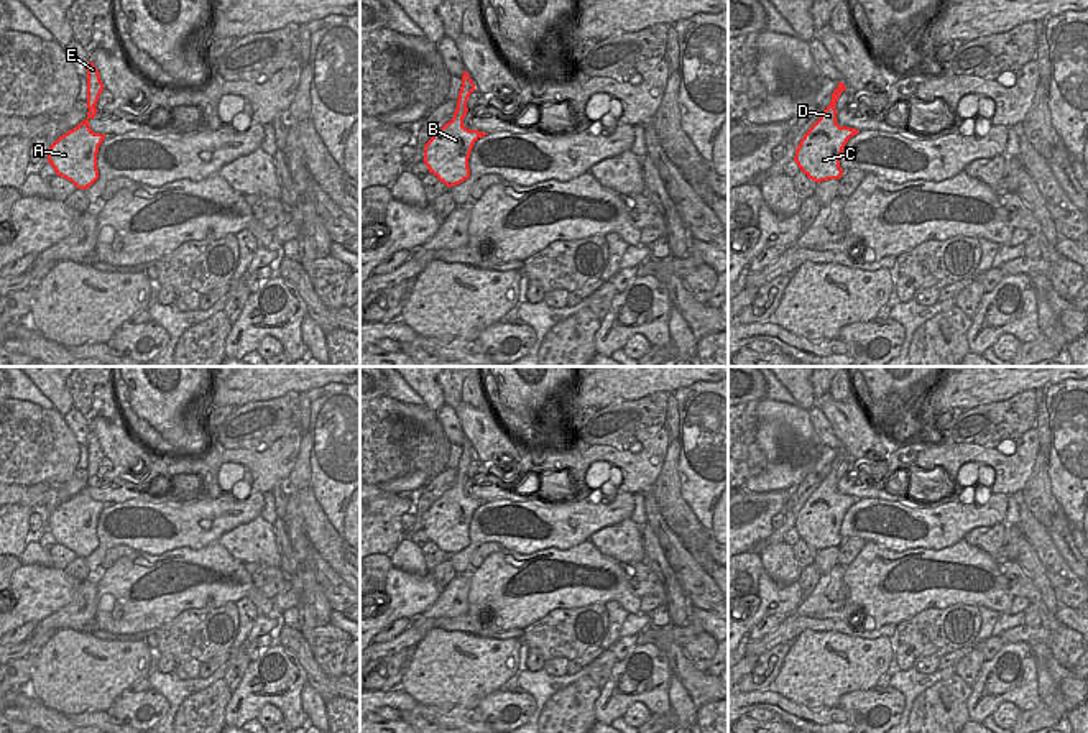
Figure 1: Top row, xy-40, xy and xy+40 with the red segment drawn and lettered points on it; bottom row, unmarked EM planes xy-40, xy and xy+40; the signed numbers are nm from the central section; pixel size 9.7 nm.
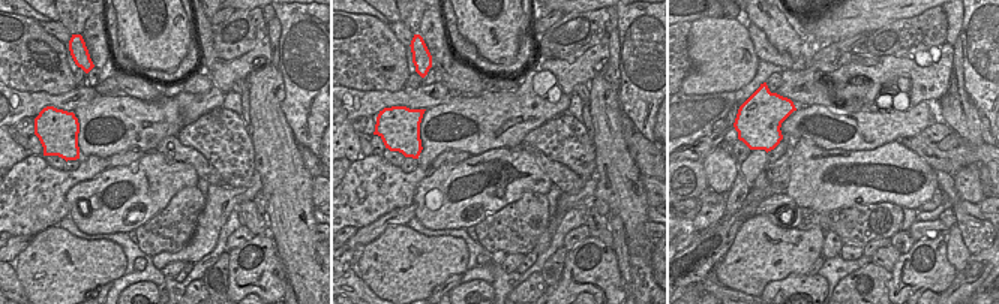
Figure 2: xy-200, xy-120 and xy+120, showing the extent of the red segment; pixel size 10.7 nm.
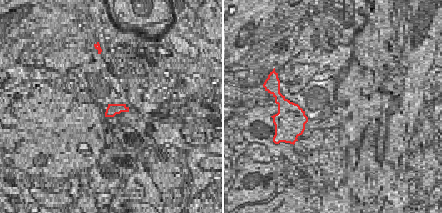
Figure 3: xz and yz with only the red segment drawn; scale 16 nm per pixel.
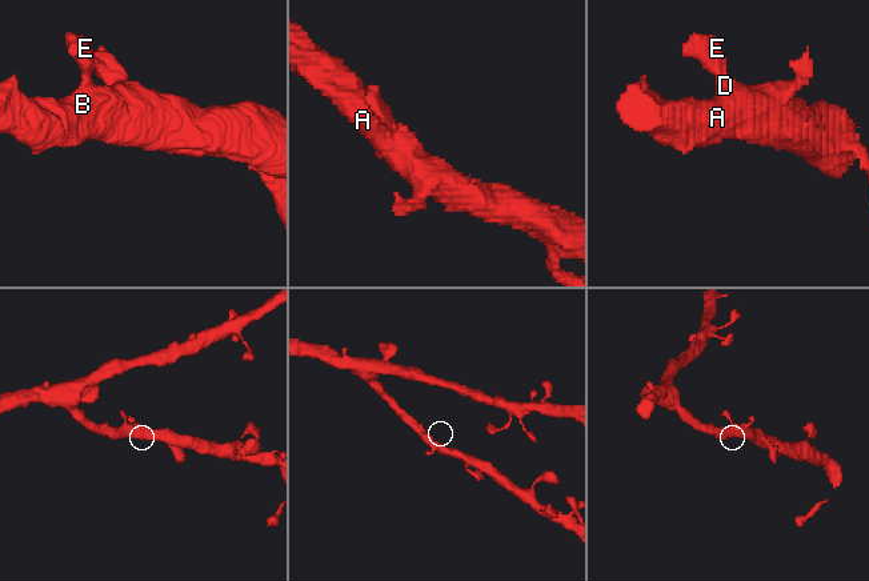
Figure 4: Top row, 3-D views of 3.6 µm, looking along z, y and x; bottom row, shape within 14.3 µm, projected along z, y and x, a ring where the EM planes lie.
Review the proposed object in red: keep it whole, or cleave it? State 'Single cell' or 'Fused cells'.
Single cell.

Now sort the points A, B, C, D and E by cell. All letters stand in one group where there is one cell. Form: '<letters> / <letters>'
A B C D E

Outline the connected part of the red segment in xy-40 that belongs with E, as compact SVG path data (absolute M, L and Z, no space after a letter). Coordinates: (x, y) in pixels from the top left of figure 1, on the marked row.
M94 62L87 66L87 118L76 128L59 136L48 150L48 163L56 174L71 181L77 189L87 189L99 179L97 153L107 135L94 133L89 120L99 112L95 108L104 90L100 74Z

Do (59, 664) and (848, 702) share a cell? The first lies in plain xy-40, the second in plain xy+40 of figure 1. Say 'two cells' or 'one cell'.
two cells

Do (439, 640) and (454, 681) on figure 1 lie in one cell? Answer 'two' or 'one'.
one

